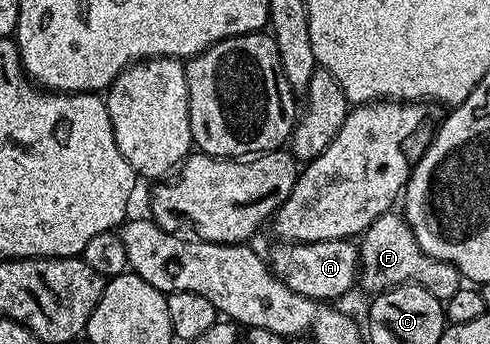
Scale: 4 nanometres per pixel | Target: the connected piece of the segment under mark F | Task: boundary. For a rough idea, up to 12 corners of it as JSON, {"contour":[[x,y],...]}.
{"contour":[[399,212],[358,239],[360,287],[420,286],[446,303],[465,279]]}

